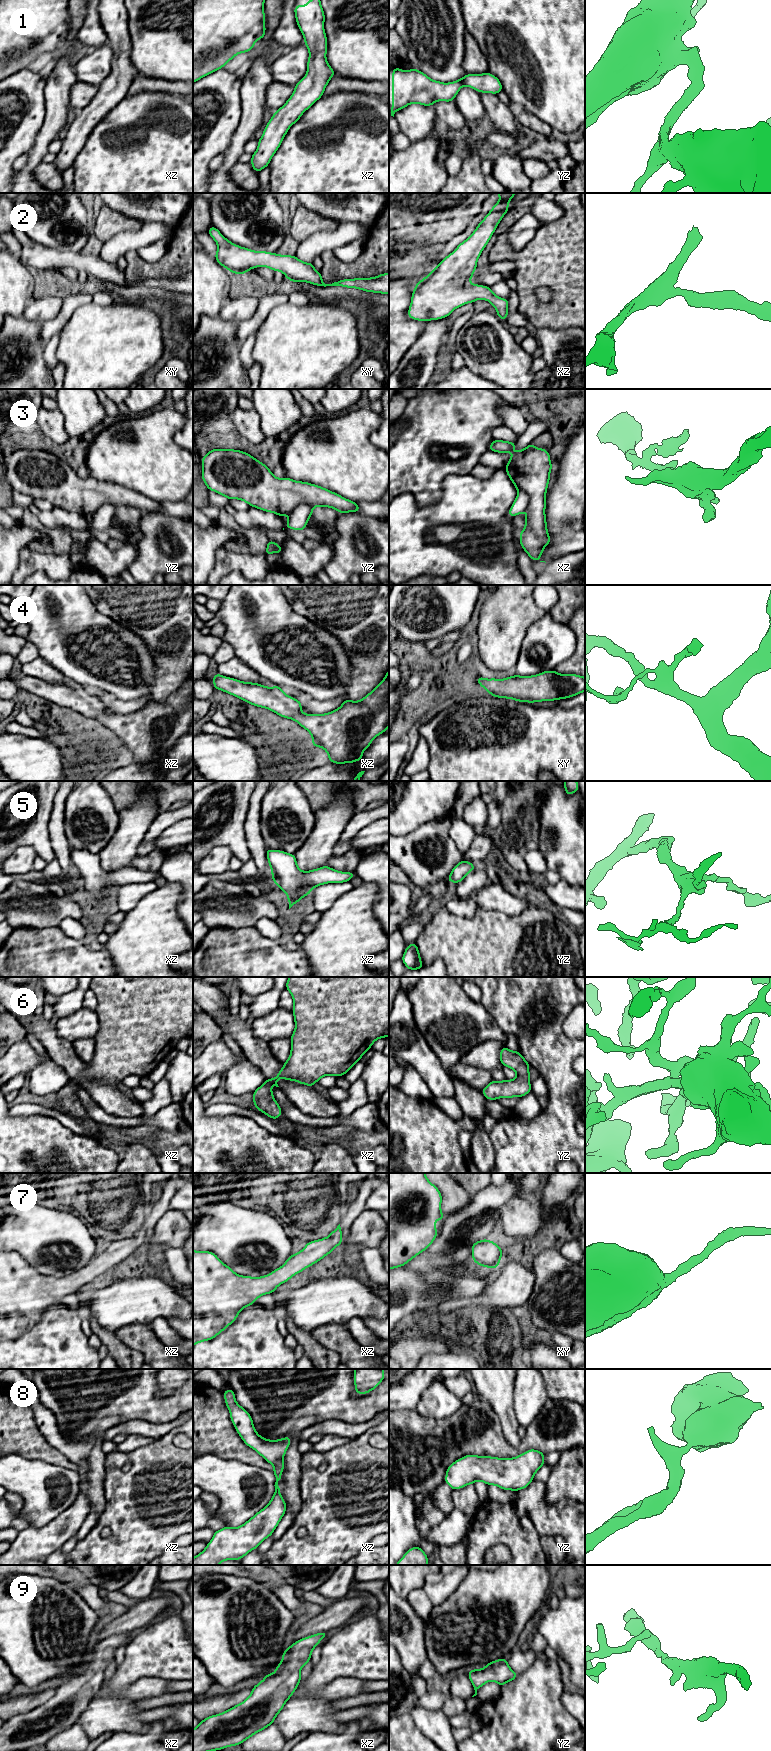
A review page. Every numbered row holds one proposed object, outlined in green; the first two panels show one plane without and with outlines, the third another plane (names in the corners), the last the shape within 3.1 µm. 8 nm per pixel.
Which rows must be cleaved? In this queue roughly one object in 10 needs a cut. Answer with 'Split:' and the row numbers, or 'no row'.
Split: 3

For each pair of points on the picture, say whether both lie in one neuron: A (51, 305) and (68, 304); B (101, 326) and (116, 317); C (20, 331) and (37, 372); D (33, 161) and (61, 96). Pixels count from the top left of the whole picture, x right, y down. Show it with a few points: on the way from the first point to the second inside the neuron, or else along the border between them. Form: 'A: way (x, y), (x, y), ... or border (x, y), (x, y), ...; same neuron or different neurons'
A: border (62, 292), (62, 309), (53, 318), (45, 320); different neurons
B: way (105, 326), (112, 321); same neuron
C: way (30, 340), (31, 352), (35, 356), (35, 362); same neuron
D: way (41, 145), (55, 120), (56, 112); same neuron

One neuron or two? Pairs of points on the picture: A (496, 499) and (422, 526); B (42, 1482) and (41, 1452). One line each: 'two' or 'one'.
A: one
B: two

